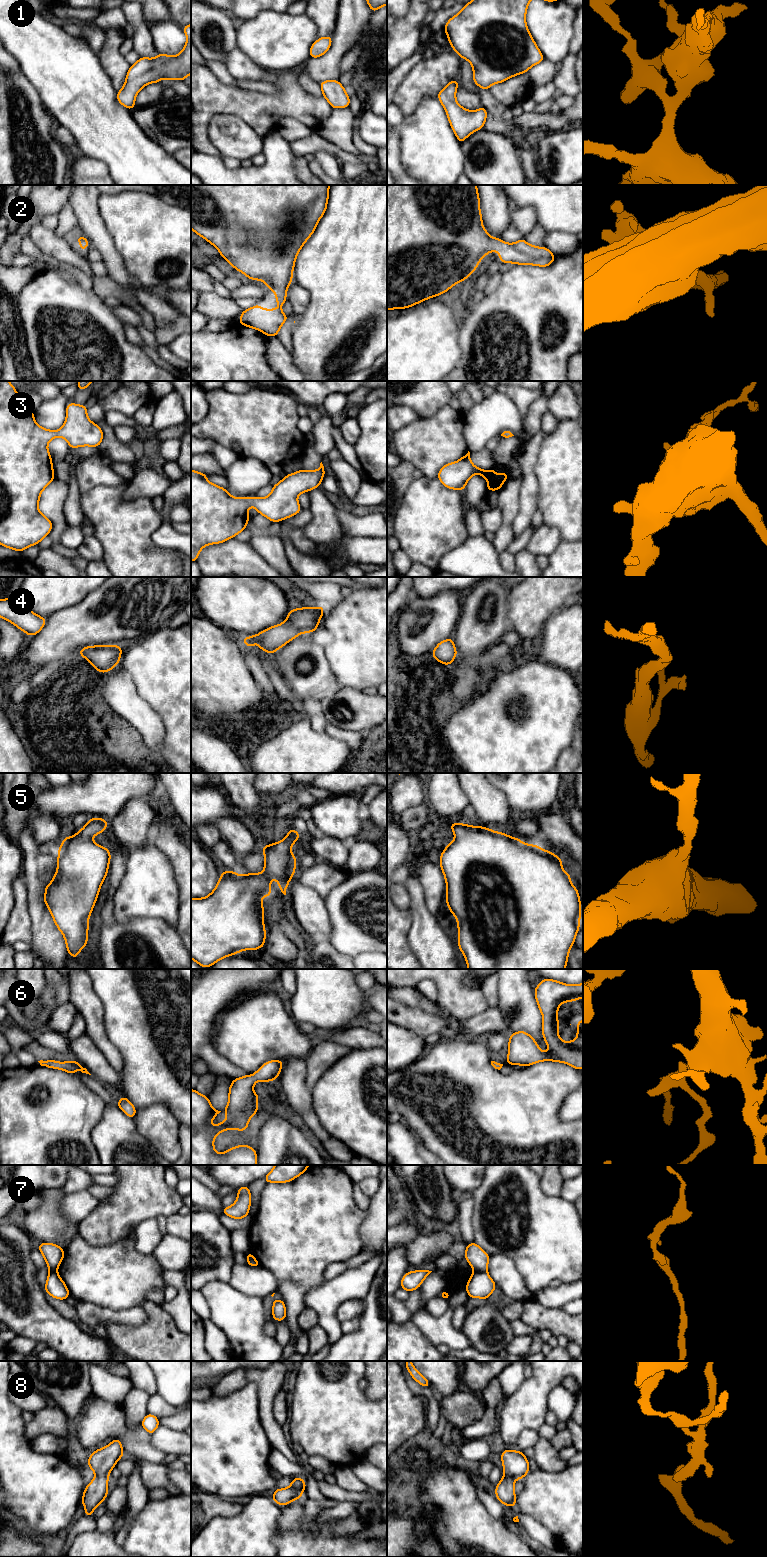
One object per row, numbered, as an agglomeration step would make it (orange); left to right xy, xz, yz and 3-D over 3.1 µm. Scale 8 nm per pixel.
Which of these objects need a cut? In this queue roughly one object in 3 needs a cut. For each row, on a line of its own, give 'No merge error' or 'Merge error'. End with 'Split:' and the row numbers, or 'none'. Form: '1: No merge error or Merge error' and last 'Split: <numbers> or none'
1: No merge error
2: No merge error
3: No merge error
4: No merge error
5: No merge error
6: No merge error
7: Merge error
8: No merge error
Split: 7

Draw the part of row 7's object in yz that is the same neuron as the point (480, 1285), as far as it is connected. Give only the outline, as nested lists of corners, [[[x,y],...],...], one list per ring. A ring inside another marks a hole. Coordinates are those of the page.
[[[474,1271],[466,1284],[468,1297],[487,1300],[497,1287],[487,1271]]]

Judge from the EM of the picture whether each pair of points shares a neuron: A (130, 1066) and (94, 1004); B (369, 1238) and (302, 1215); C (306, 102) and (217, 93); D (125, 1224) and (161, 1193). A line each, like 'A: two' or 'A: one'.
A: two
B: two
C: one
D: one

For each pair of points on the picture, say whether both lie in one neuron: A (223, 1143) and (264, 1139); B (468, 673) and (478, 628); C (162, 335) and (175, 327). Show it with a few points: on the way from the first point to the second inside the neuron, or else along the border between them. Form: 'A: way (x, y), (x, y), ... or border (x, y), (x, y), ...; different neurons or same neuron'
A: border (268, 1119), (260, 1129), (258, 1149), (256, 1151); different neurons
B: way (469, 662), (471, 639); same neuron
C: way (165, 335), (172, 330); same neuron

